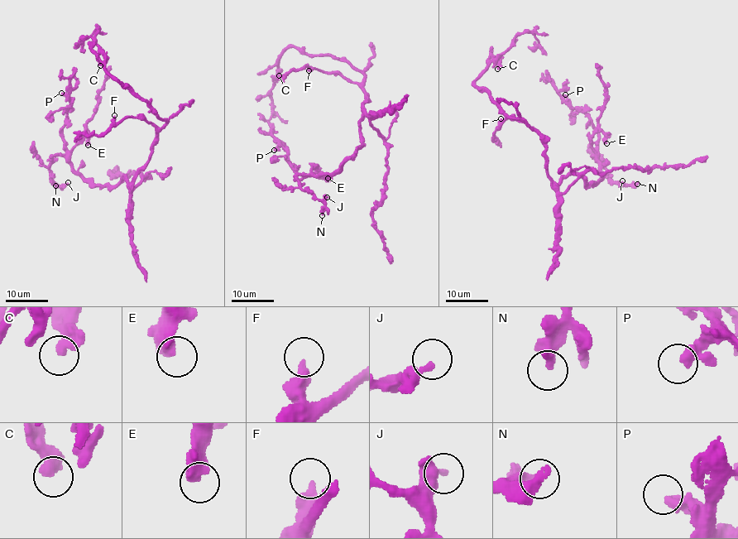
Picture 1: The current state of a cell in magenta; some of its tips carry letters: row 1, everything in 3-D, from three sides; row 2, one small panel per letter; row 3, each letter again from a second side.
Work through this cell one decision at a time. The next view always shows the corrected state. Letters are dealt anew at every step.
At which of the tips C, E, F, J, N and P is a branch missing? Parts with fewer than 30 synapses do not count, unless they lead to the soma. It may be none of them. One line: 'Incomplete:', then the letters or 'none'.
Incomplete: none

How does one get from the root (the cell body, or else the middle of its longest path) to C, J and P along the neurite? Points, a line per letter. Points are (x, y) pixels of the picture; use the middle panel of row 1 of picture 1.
C: (367, 100), (362, 74), (330, 55), (310, 55), (289, 46), (281, 55), (274, 79), (279, 75)
J: (367, 100), (360, 123), (361, 144), (358, 149), (332, 173), (297, 176), (304, 190), (320, 199), (327, 197)
P: (367, 100), (363, 105), (360, 123), (361, 144), (332, 173), (299, 180), (287, 151), (281, 146), (274, 150)

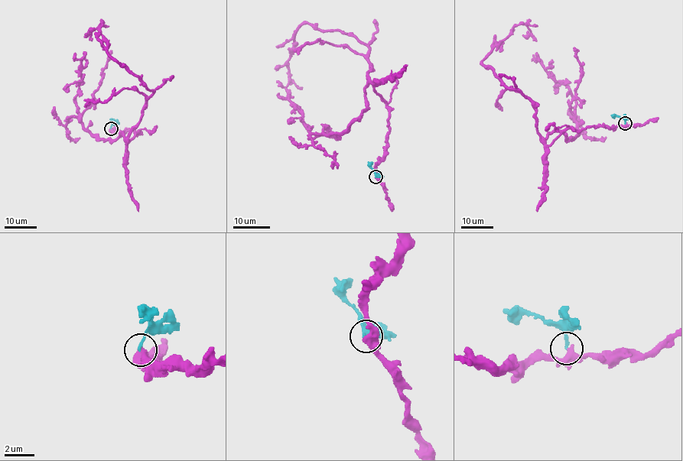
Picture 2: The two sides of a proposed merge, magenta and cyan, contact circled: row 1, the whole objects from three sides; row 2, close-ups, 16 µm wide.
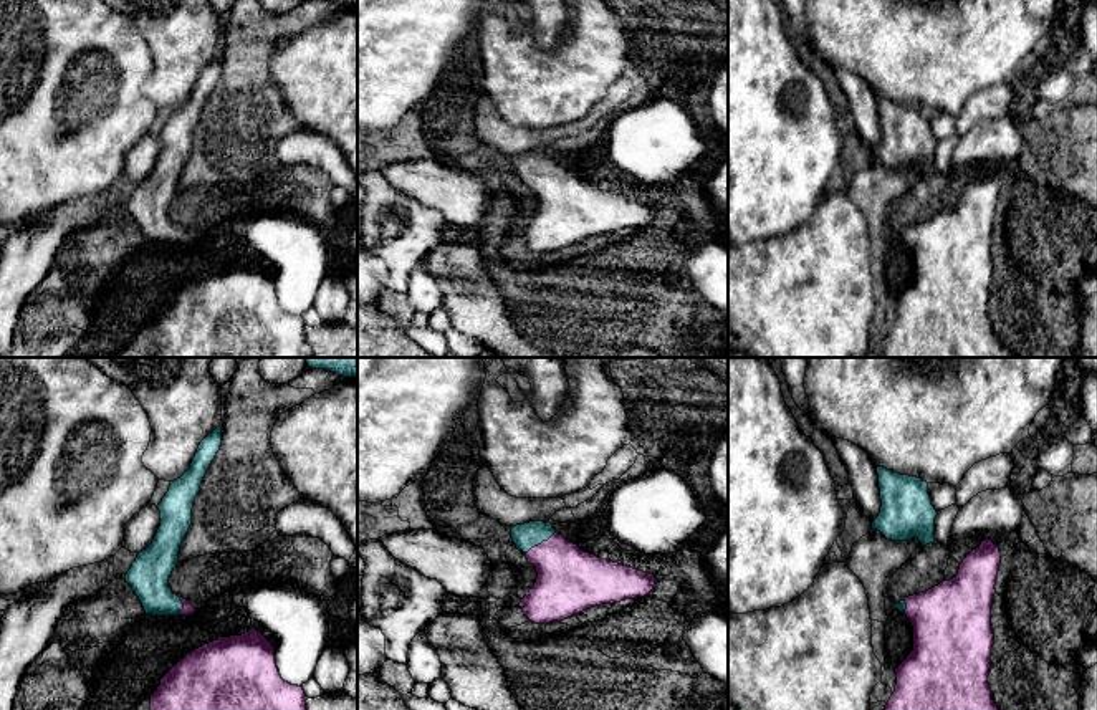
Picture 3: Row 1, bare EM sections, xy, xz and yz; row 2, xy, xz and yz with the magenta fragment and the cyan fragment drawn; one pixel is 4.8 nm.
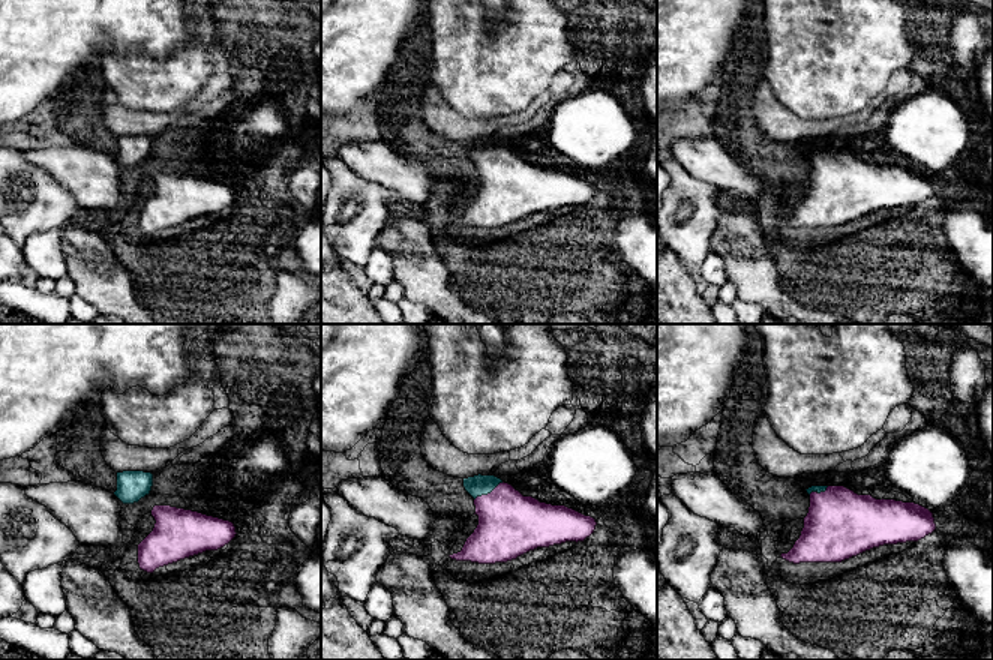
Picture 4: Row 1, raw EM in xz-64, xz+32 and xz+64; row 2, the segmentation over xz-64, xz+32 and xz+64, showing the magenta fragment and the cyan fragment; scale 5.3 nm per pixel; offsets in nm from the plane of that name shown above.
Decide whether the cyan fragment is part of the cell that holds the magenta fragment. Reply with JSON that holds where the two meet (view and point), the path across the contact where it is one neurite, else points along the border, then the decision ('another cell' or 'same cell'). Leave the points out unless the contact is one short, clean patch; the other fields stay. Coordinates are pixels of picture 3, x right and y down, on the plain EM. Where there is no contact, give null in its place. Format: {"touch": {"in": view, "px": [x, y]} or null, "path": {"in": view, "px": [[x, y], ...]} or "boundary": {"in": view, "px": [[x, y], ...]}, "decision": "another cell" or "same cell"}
{"touch": {"in": "xz", "px": [543, 171]}, "path": {"in": "xz", "px": [[570, 209], [543, 171], [525, 166]]}, "decision": "same cell"}

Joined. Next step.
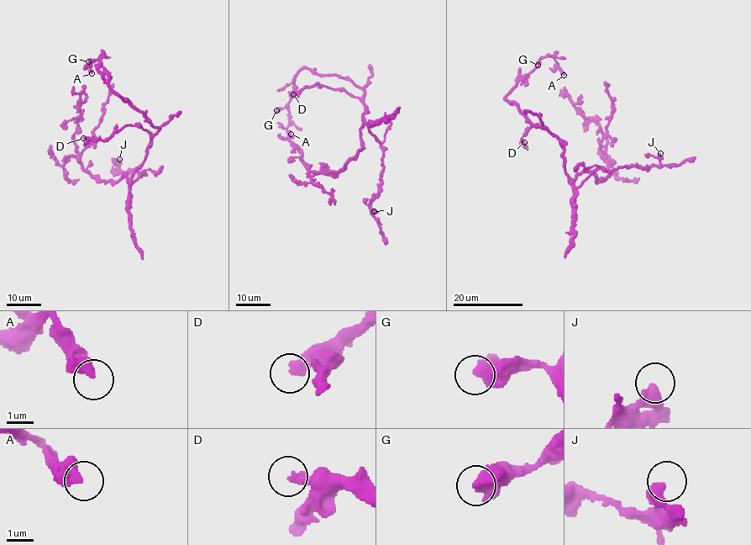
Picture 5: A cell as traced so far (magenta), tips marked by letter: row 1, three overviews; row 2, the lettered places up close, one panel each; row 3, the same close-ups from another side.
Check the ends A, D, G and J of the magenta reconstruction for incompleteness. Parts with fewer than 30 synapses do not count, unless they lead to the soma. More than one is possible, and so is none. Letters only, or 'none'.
D

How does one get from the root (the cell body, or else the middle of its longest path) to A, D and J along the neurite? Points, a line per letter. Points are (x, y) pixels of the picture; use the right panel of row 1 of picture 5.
A: (564, 158), (563, 146), (554, 136), (531, 123), (517, 107), (505, 98), (545, 56), (553, 56), (564, 75)
D: (564, 158), (561, 143), (541, 127), (537, 126), (527, 129), (522, 136), (522, 144), (520, 144), (524, 142)
J: (564, 158), (566, 174), (578, 187), (597, 168), (613, 171), (630, 166), (657, 166), (660, 153)

